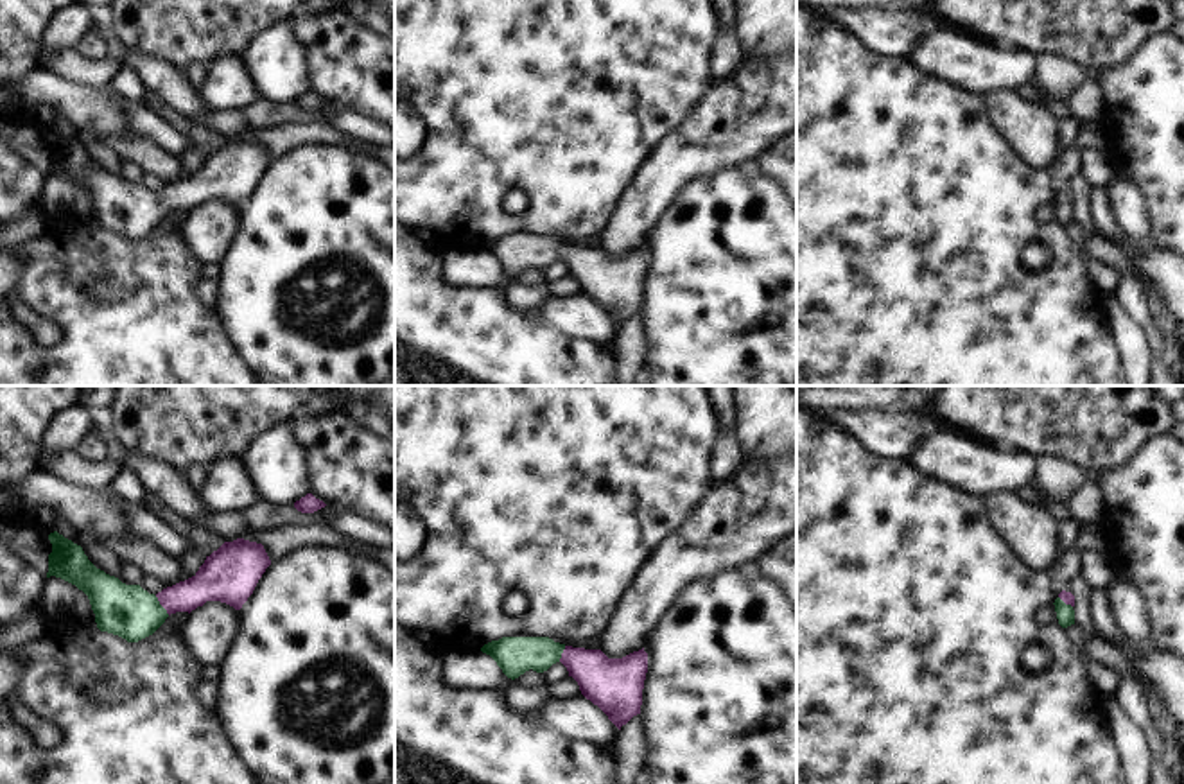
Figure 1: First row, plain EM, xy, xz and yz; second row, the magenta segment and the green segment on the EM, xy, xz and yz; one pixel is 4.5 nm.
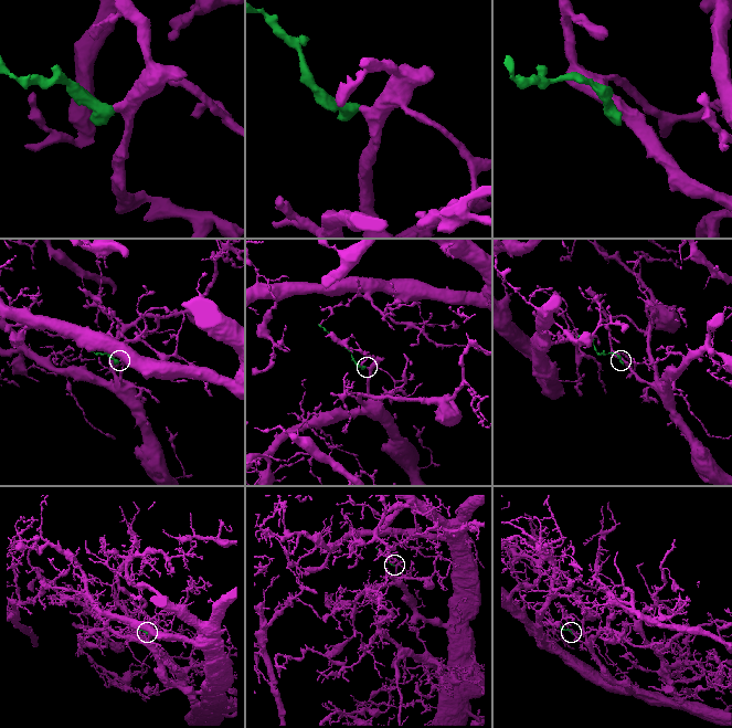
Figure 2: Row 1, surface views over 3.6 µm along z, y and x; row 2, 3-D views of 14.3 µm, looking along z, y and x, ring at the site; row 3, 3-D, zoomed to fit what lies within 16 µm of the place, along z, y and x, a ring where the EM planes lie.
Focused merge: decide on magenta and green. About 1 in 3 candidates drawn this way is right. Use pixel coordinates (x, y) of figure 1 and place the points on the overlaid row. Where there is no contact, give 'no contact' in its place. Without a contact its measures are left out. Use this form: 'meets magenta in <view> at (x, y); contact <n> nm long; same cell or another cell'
meets magenta in xy at (160, 603); contact 110 nm long; same cell

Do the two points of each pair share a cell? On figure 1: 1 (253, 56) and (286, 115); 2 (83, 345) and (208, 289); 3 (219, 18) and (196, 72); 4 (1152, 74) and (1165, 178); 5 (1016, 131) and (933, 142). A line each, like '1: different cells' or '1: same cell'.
1: different cells
2: different cells
3: different cells
4: same cell
5: different cells

